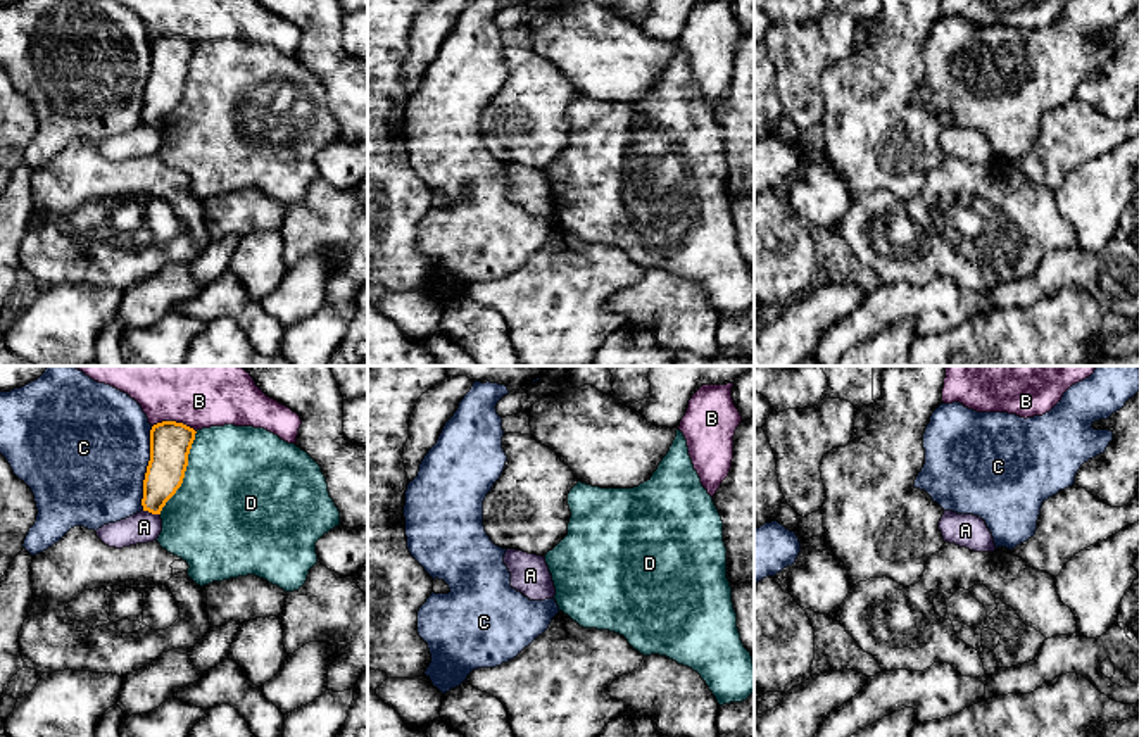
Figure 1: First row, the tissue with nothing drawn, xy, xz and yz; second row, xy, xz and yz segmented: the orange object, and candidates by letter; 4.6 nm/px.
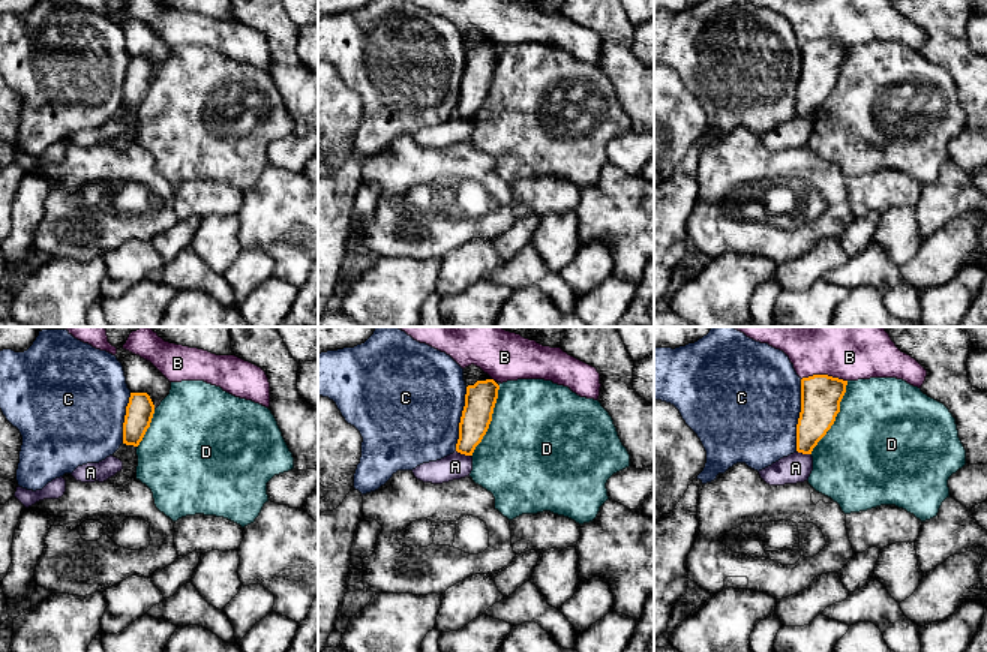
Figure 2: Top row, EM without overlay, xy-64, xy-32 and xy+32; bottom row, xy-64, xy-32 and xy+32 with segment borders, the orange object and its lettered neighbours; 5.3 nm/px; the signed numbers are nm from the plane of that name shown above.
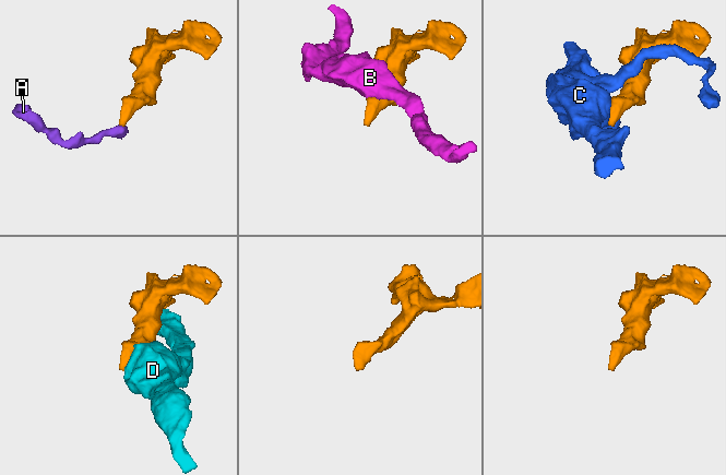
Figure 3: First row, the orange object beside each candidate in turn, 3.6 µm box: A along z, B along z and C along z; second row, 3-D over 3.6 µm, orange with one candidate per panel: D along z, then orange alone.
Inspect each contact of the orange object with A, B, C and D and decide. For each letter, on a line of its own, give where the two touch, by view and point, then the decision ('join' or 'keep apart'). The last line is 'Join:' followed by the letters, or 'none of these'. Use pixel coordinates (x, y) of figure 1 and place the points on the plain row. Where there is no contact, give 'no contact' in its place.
A: contact xy (152, 126); keep apart
B: contact xy (175, 35); keep apart
C: contact xy (147, 81); keep apart
D: contact xy (183, 87); keep apart
Join: none of these

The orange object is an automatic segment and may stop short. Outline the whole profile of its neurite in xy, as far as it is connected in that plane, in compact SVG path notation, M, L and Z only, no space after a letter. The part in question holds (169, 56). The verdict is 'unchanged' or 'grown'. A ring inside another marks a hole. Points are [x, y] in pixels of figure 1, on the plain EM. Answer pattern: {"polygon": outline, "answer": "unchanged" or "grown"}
{"polygon": "M162 35L150 43L150 74L143 93L143 124L160 128L181 100L195 43L176 35Z", "answer": "unchanged"}

